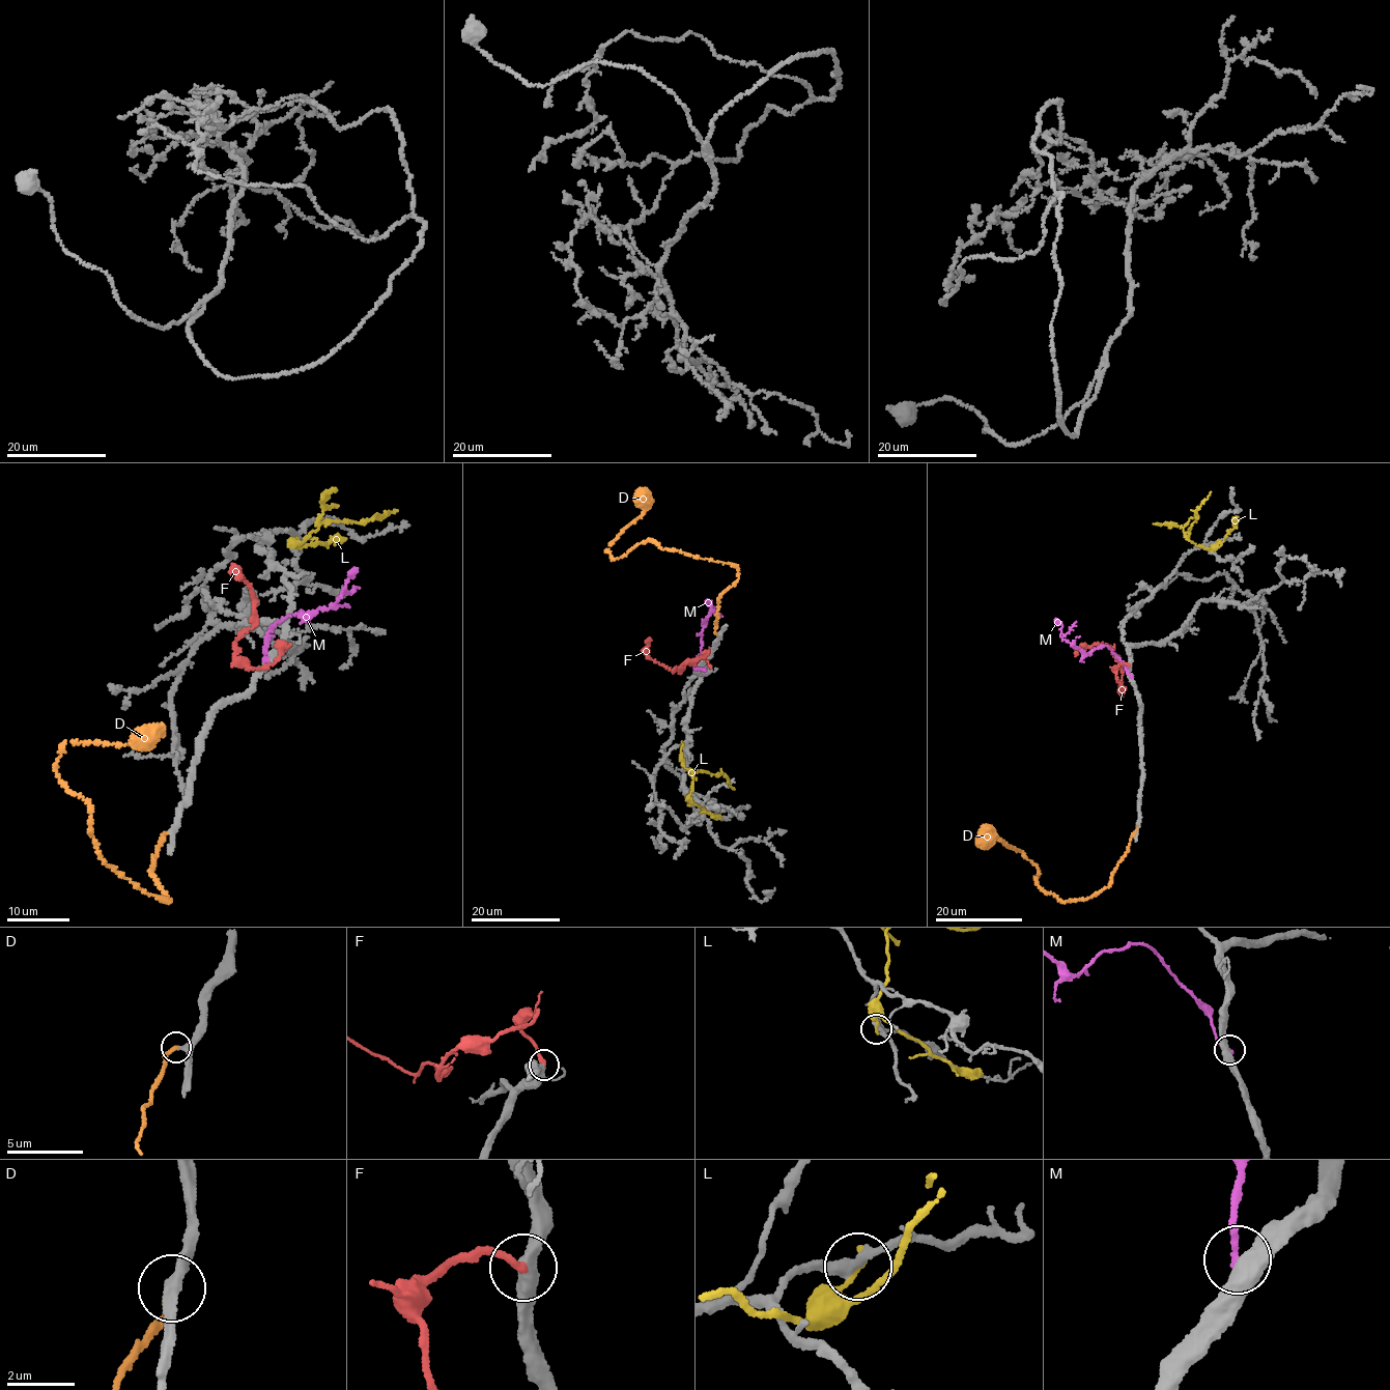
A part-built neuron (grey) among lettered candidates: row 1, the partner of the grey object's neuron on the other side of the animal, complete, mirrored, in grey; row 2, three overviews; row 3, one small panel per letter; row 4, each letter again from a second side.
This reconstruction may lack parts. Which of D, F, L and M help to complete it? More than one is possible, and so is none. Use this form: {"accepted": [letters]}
{"accepted": ["D"]}

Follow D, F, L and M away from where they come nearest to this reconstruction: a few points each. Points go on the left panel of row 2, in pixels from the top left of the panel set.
D: (166, 831), (151, 874), (167, 901), (104, 862), (90, 807), (56, 765), (65, 743), (129, 744), (143, 734)
F: (283, 650), (283, 642), (278, 656), (251, 669), (234, 656), (236, 637), (255, 615), (236, 570), (238, 578)
L: (293, 540), (294, 545), (299, 544), (321, 523), (360, 523), (397, 510)
M: (266, 658), (268, 632), (285, 616), (299, 612), (307, 618), (330, 605), (341, 596), (357, 568)

